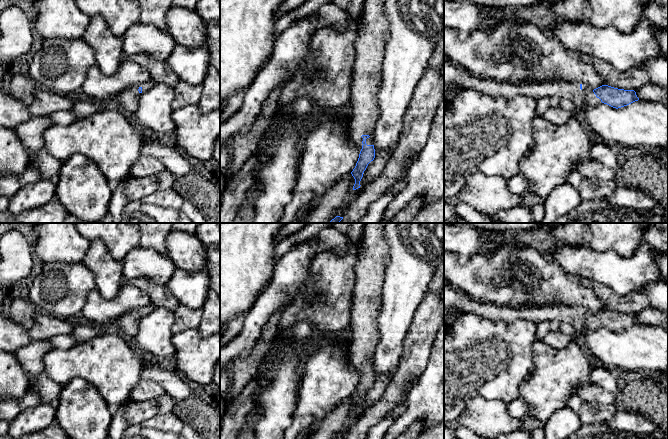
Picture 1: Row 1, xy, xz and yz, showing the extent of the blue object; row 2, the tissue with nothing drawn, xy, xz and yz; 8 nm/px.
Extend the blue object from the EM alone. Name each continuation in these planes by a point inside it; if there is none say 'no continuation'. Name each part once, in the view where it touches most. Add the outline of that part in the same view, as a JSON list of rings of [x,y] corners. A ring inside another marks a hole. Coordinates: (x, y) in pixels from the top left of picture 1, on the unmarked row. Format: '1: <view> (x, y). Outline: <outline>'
1: xz (370, 266). Outline: [[[365,223],[361,237],[362,252],[356,259],[348,361],[360,375],[362,359],[369,359],[366,368],[373,369],[371,361],[380,341],[378,317],[382,309],[385,268],[389,260],[389,247],[384,237],[386,225]]]

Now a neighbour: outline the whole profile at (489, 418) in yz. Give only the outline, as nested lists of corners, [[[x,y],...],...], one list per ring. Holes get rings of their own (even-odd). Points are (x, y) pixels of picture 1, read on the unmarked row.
[[[480,396],[468,401],[464,412],[456,421],[459,426],[488,439],[522,430],[521,420],[510,415],[508,403],[486,400]]]

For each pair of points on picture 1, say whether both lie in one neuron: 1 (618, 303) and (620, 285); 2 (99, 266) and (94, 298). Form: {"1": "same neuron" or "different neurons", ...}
{"1": "different neurons", "2": "different neurons"}

